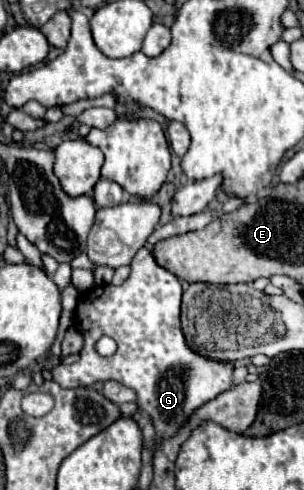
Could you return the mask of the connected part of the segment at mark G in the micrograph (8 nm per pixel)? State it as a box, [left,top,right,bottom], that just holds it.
[53,247,233,441]

